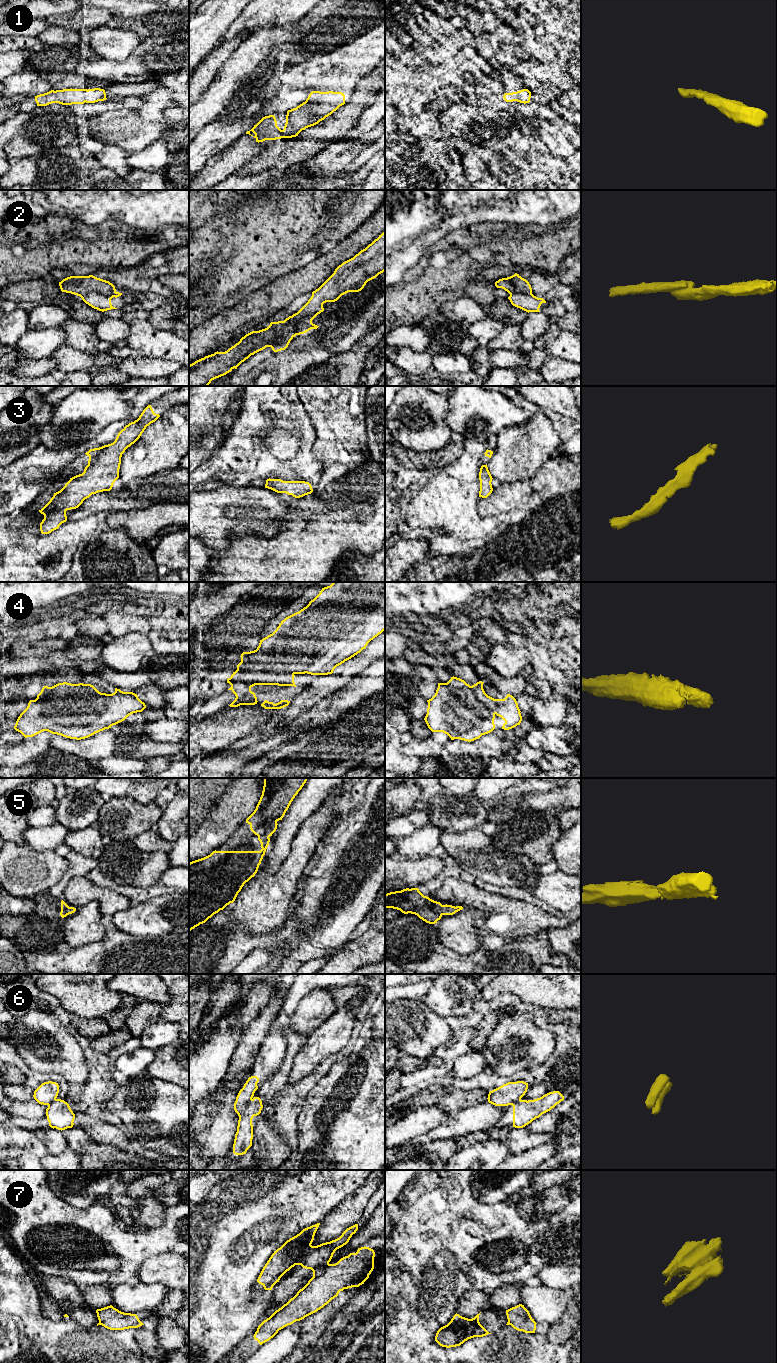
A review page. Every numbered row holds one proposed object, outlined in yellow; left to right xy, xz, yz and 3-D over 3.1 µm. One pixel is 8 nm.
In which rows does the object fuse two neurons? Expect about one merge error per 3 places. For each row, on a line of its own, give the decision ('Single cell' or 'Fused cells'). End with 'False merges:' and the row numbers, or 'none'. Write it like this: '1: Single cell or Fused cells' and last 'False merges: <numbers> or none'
1: Single cell
2: Fused cells
3: Single cell
4: Single cell
5: Single cell
6: Fused cells
7: Fused cells
False merges: 2, 6, 7

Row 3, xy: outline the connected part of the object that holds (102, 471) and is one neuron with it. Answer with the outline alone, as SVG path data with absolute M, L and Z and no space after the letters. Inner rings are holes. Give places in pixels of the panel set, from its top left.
M148 405L137 420L126 425L118 433L113 443L90 449L86 452L85 454L89 457L89 460L84 472L70 478L65 486L60 491L54 493L50 501L39 510L44 515L44 519L40 523L41 533L49 534L58 529L62 523L67 521L66 511L78 508L92 494L110 491L114 482L119 478L122 454L140 438L146 427L155 422L159 417L160 415L153 411L151 405Z

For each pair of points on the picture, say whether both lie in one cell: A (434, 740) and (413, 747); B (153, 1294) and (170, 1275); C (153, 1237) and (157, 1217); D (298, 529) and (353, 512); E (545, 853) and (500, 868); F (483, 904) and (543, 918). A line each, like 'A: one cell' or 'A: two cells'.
A: one cell
B: two cells
C: two cells
D: one cell
E: two cells
F: one cell

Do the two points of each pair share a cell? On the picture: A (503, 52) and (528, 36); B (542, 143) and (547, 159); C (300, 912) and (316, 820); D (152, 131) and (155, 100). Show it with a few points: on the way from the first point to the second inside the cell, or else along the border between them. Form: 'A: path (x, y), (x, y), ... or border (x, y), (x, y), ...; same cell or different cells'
A: border (519, 43), (528, 57); different cells
B: border (546, 152), (557, 158); different cells
C: border (320, 841), (297, 882); different cells
D: path (152, 123), (153, 108); same cell

